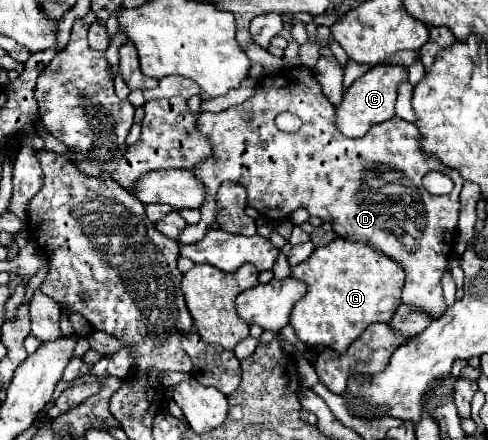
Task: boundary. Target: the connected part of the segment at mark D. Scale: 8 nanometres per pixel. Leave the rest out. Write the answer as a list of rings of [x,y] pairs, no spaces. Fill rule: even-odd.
[[[301,65],[301,67],[281,69],[281,71],[273,73],[273,75],[263,77],[263,79],[259,81],[259,85],[257,85],[255,95],[253,95],[251,99],[247,99],[243,105],[229,107],[229,109],[219,111],[219,113],[209,113],[209,111],[201,113],[201,115],[199,115],[199,129],[201,129],[201,133],[213,143],[213,155],[207,157],[203,163],[199,163],[199,165],[193,169],[195,175],[197,175],[197,177],[205,183],[205,187],[207,187],[207,199],[205,199],[205,203],[201,205],[201,221],[199,221],[197,225],[187,225],[187,227],[183,229],[183,233],[179,235],[179,243],[191,245],[191,243],[201,241],[201,239],[205,237],[209,225],[217,219],[217,189],[221,187],[223,181],[235,181],[235,183],[239,183],[239,185],[245,187],[245,191],[247,191],[247,205],[255,207],[261,215],[265,215],[265,217],[271,219],[271,221],[287,219],[295,209],[305,207],[305,209],[309,211],[309,215],[315,215],[315,217],[319,217],[319,219],[323,219],[323,221],[329,221],[329,223],[333,225],[333,231],[335,231],[339,237],[343,237],[343,239],[347,239],[347,241],[353,241],[353,243],[363,243],[363,245],[373,247],[373,249],[385,253],[387,257],[395,259],[395,261],[405,269],[405,275],[407,275],[407,281],[405,281],[405,285],[403,285],[403,295],[401,295],[403,303],[415,305],[417,309],[425,311],[425,313],[431,315],[433,319],[437,319],[437,317],[443,315],[445,305],[443,305],[441,277],[443,277],[443,273],[445,273],[445,269],[447,269],[449,257],[453,255],[455,229],[457,229],[457,221],[459,221],[459,193],[461,193],[461,187],[463,187],[463,177],[461,177],[461,173],[459,173],[457,169],[445,167],[437,157],[433,157],[433,153],[423,153],[423,149],[419,149],[421,135],[419,135],[419,129],[417,129],[413,123],[407,123],[407,121],[403,121],[403,119],[399,119],[399,117],[393,117],[393,119],[389,119],[389,121],[385,121],[385,123],[375,125],[365,137],[359,137],[359,139],[349,139],[349,137],[345,137],[345,135],[337,129],[337,125],[335,125],[335,107],[333,107],[333,105],[329,103],[329,99],[323,95],[323,91],[321,91],[321,87],[319,87],[319,83],[317,83],[313,71],[311,71],[309,67],[303,67],[303,65]],[[281,111],[291,111],[291,113],[301,115],[301,121],[303,121],[301,129],[295,131],[295,133],[279,131],[277,125],[275,125],[275,117],[277,117],[277,113],[281,113]],[[427,171],[445,171],[445,173],[455,181],[453,191],[451,191],[449,195],[431,195],[431,193],[427,193],[427,191],[423,189],[423,185],[421,185],[421,179],[423,179],[423,175],[425,175]]]

